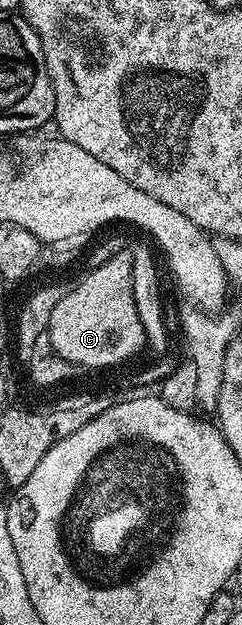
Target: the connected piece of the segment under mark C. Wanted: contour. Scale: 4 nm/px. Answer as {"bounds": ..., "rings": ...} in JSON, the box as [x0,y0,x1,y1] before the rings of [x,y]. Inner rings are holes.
{"bounds":[47,248,142,365],"rings":[[[120,248],[100,267],[87,271],[88,275],[71,291],[64,293],[54,310],[50,312],[47,332],[54,348],[60,349],[70,360],[92,360],[94,365],[122,359],[142,343],[142,321],[138,318],[137,304],[134,302],[134,260],[131,249]]]}

